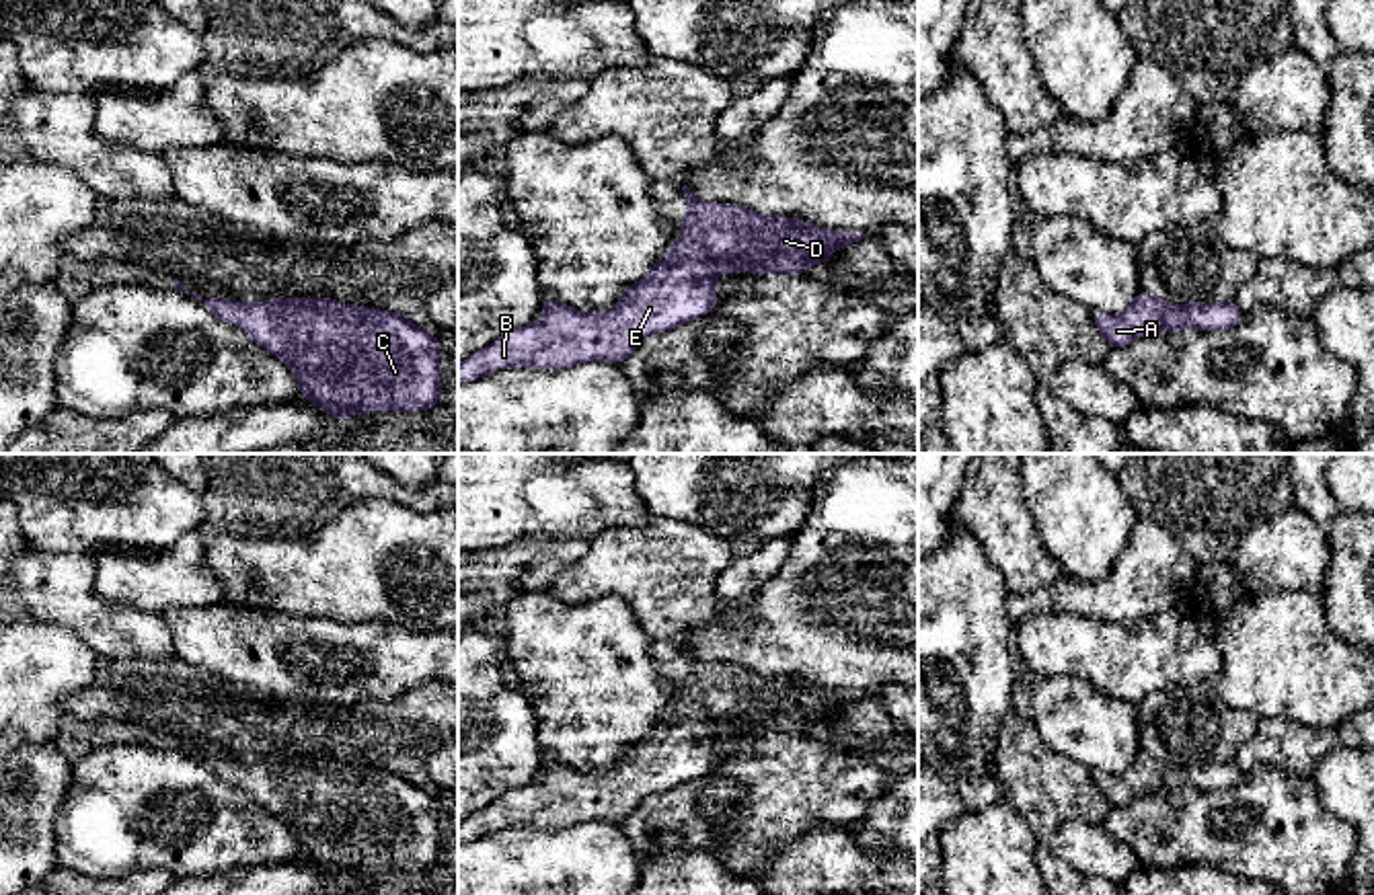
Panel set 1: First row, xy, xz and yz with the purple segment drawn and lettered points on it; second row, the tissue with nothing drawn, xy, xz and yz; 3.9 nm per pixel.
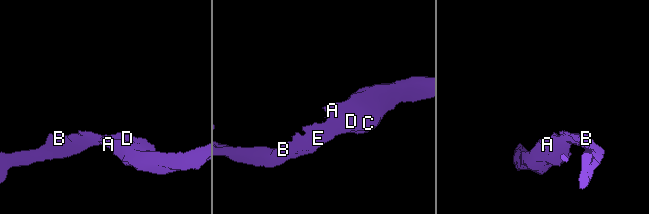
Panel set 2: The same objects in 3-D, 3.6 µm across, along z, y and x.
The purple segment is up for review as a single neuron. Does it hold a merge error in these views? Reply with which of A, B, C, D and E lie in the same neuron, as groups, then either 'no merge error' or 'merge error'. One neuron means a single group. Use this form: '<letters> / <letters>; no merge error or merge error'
A B C D E; no merge error

